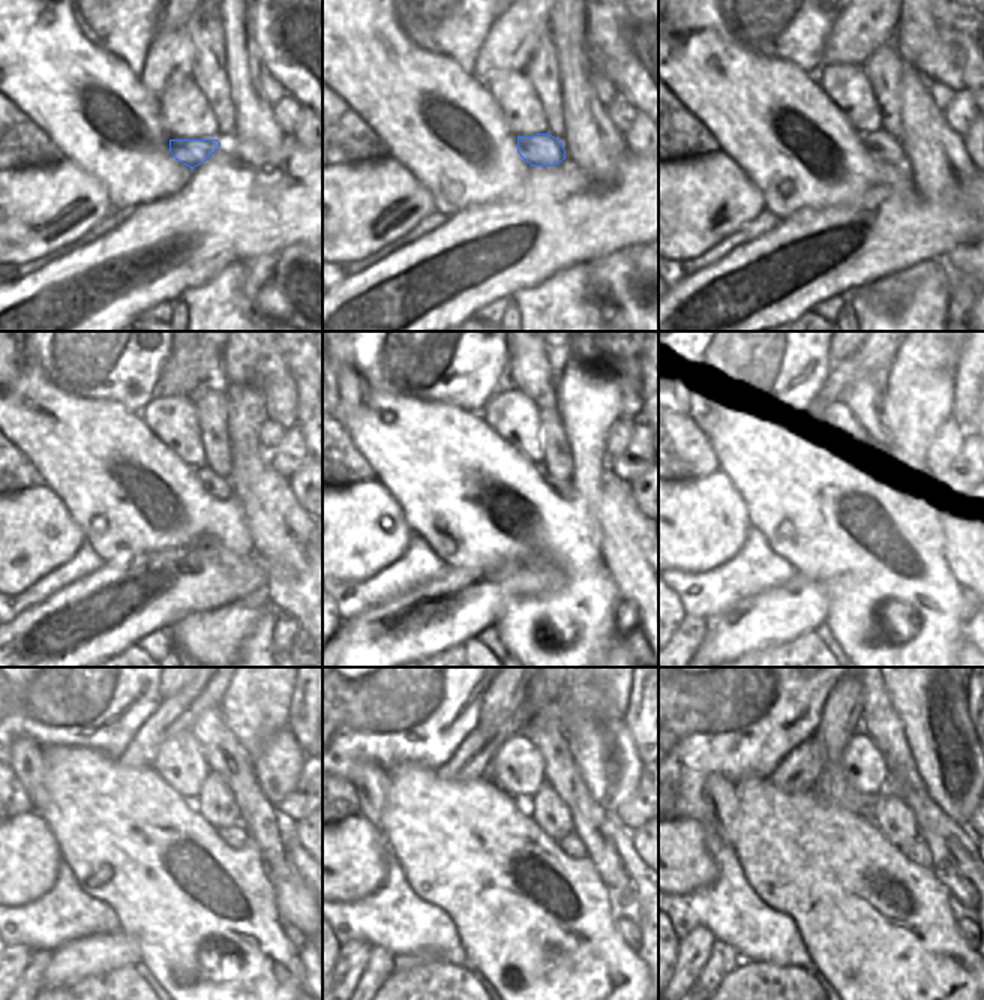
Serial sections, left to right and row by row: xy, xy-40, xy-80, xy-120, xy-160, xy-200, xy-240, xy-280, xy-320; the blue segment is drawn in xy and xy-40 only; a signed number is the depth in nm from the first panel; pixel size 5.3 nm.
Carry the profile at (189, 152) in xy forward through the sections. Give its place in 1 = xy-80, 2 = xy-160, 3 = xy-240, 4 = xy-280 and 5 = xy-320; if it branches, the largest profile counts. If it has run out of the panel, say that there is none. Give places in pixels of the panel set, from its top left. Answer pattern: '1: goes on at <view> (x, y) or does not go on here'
1: goes on at xy-80 (879, 144)
2: goes on at xy-160 (564, 489)
3: goes on at xy-240 (236, 837)
4: goes on at xy-280 (572, 846)
5: goes on at xy-320 (917, 850)

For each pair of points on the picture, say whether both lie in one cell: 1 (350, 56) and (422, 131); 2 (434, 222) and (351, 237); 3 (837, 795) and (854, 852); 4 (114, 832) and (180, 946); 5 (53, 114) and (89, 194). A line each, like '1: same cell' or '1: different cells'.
1: same cell
2: different cells
3: different cells
4: same cell
5: different cells

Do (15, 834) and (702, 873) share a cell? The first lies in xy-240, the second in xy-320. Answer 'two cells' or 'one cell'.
one cell

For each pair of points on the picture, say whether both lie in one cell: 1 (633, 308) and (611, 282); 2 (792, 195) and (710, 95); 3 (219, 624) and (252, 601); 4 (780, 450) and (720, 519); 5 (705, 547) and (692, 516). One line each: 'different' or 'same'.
1: same
2: same
3: same
4: different
5: same

